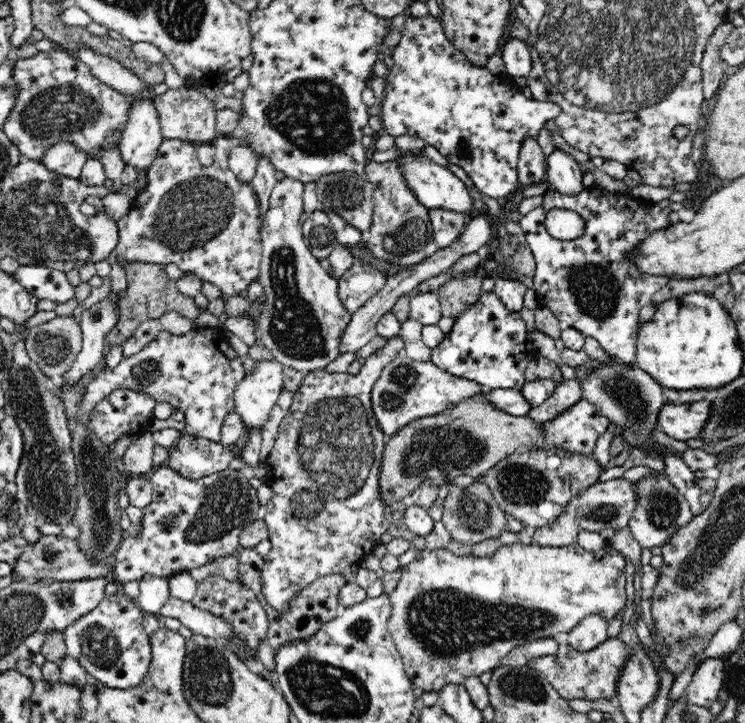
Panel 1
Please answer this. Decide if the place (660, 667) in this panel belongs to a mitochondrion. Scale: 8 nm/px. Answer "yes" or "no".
no

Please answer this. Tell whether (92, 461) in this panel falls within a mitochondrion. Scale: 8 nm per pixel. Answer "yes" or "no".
yes

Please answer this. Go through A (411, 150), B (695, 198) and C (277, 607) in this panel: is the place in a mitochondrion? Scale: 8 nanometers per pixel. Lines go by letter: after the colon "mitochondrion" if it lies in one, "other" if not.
A: other
B: other
C: other

